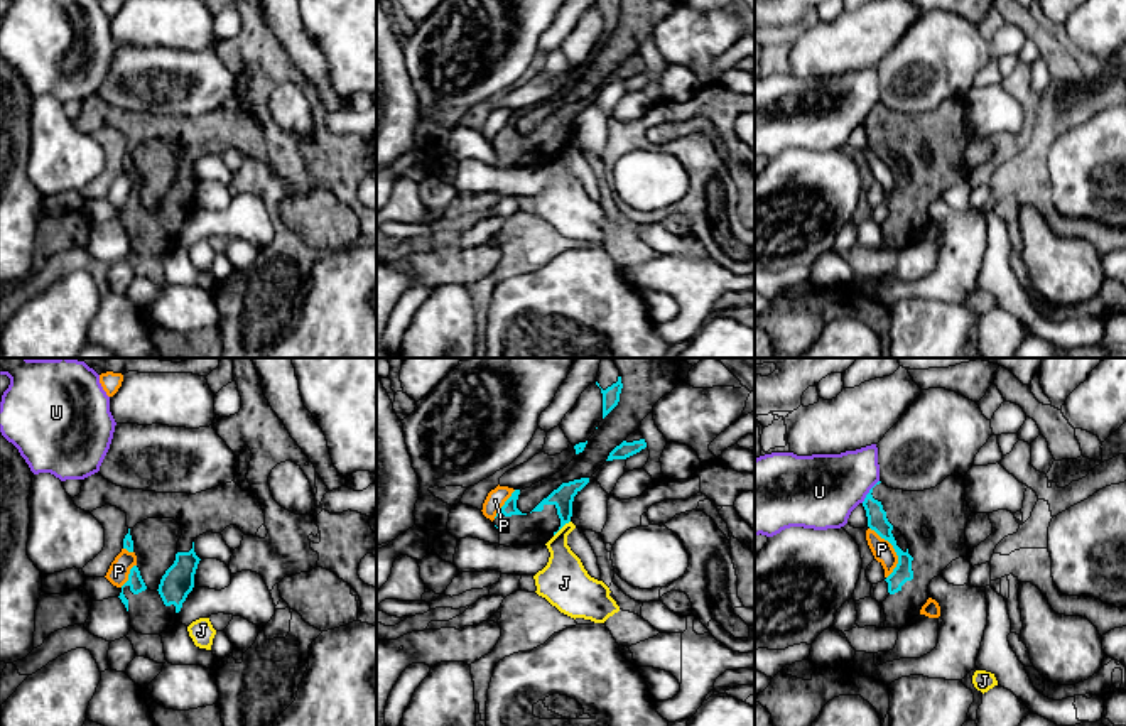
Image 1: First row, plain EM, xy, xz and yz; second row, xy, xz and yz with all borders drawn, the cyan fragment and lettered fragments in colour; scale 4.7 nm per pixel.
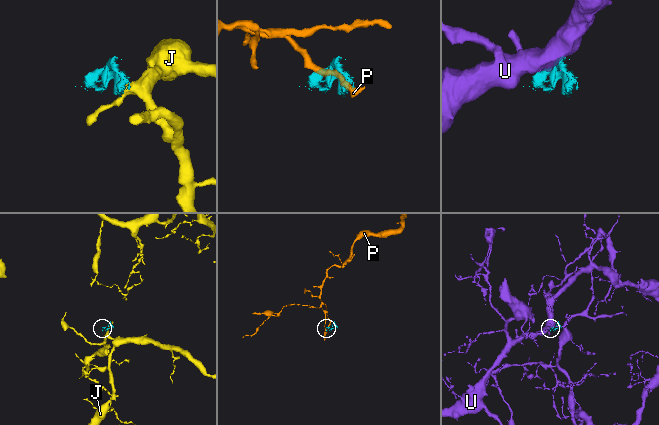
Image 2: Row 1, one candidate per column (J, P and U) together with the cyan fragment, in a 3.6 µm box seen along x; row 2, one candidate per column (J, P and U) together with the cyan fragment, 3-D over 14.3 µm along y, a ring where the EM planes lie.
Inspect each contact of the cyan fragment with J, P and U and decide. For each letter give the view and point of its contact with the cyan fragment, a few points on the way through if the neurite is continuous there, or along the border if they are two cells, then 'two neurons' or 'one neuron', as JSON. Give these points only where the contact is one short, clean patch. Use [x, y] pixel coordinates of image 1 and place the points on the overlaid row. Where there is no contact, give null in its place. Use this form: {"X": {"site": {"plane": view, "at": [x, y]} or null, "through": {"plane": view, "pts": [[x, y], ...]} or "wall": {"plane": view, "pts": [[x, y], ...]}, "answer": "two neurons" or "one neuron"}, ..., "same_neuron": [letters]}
{"J": {"site": {"plane": "xz", "at": [561, 527]}, "wall": {"plane": "xz", "pts": [[569, 520], [554, 536]]}, "answer": "two neurons"}, "P": {"site": {"plane": "yz", "at": [895, 551]}, "wall": {"plane": "yz", "pts": [[870, 527], [892, 546], [897, 556], [897, 566], [887, 578]]}, "answer": "two neurons"}, "U": {"site": {"plane": "yz", "at": [870, 492]}, "answer": "two neurons"}, "same_neuron": []}

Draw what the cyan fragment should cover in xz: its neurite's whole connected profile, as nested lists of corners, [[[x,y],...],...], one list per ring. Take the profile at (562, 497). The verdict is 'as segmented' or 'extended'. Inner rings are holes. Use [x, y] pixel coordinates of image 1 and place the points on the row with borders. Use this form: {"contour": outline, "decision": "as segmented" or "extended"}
{"contour": [[[589,478],[562,483],[530,513],[522,513],[517,508],[520,490],[515,490],[493,520],[500,532],[500,545],[547,544],[566,523],[571,522],[574,496],[587,483]]], "decision": "extended"}

